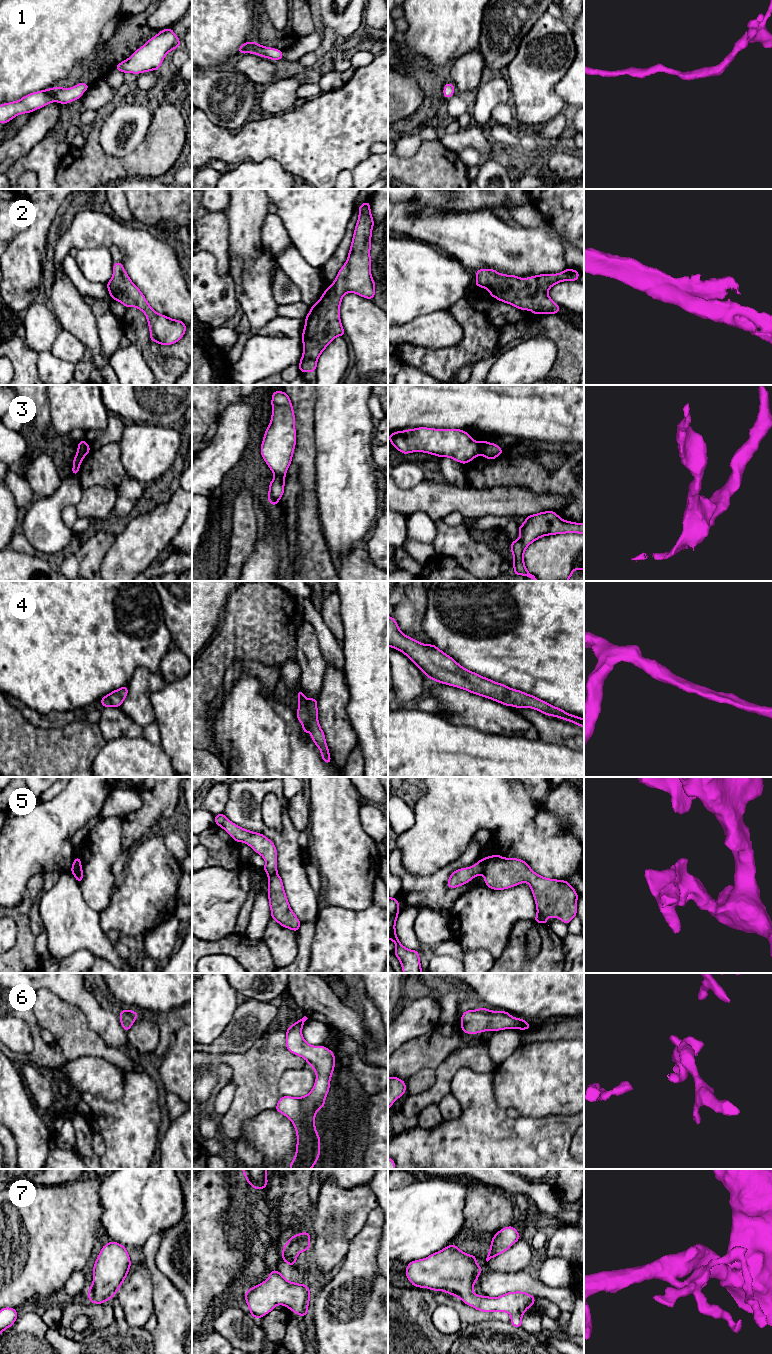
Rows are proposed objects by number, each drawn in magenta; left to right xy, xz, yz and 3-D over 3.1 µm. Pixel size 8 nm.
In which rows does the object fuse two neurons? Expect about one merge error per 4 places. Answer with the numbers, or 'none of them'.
3, 5

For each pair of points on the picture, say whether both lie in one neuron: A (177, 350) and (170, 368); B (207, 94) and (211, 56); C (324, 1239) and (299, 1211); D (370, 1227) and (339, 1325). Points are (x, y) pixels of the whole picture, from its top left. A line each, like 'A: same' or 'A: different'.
A: different
B: different
C: different
D: same

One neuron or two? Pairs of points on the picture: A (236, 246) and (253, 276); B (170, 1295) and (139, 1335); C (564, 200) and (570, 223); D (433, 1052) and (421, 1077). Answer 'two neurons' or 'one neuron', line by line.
A: two neurons
B: two neurons
C: one neuron
D: two neurons

